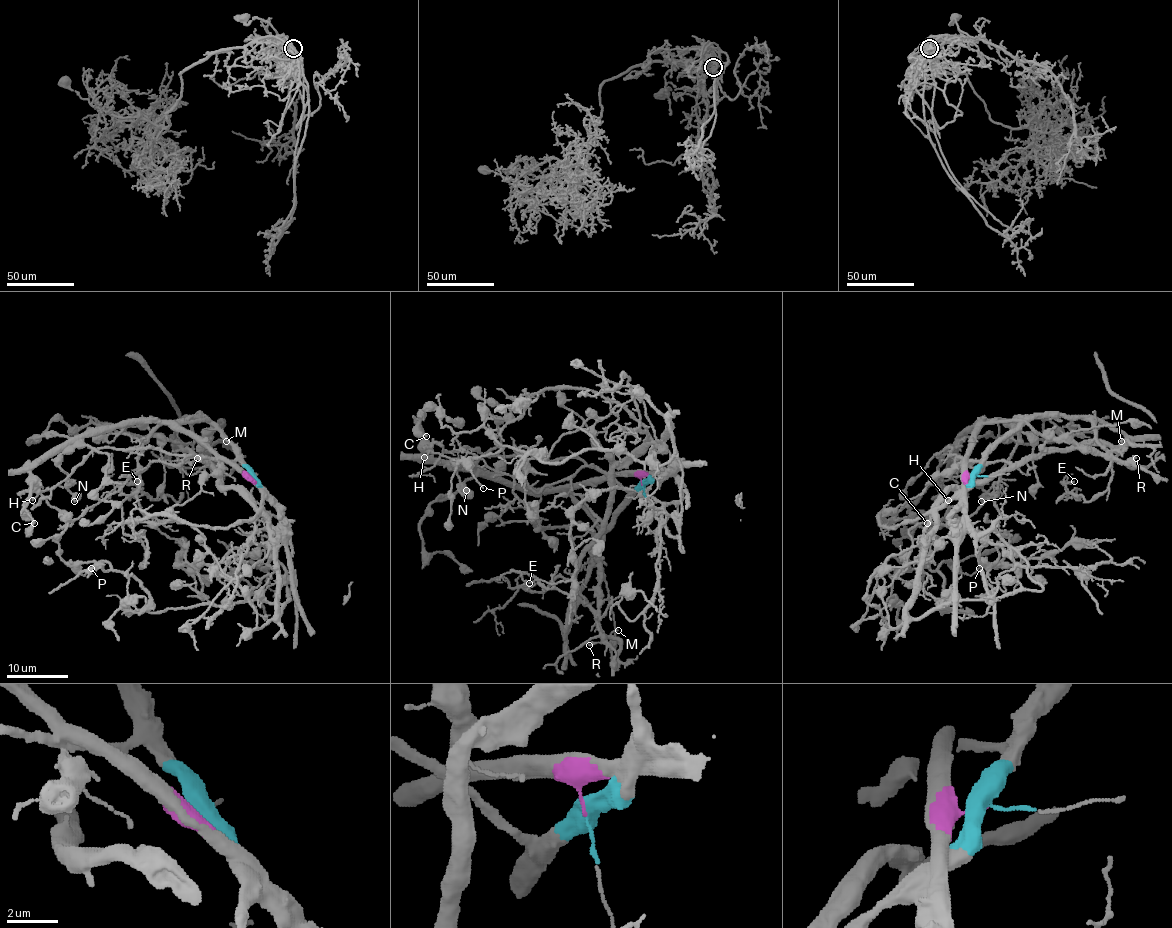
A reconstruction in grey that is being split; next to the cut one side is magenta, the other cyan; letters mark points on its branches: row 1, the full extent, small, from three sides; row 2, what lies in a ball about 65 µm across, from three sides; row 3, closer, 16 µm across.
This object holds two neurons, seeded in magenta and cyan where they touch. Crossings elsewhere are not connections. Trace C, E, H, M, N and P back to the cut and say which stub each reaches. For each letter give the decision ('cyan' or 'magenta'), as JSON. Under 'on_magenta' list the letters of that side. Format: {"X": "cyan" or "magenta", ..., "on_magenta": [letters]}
{"C": "magenta", "E": "cyan", "H": "magenta", "M": "cyan", "N": "magenta", "P": "cyan", "on_magenta": ["C", "H", "N"]}

